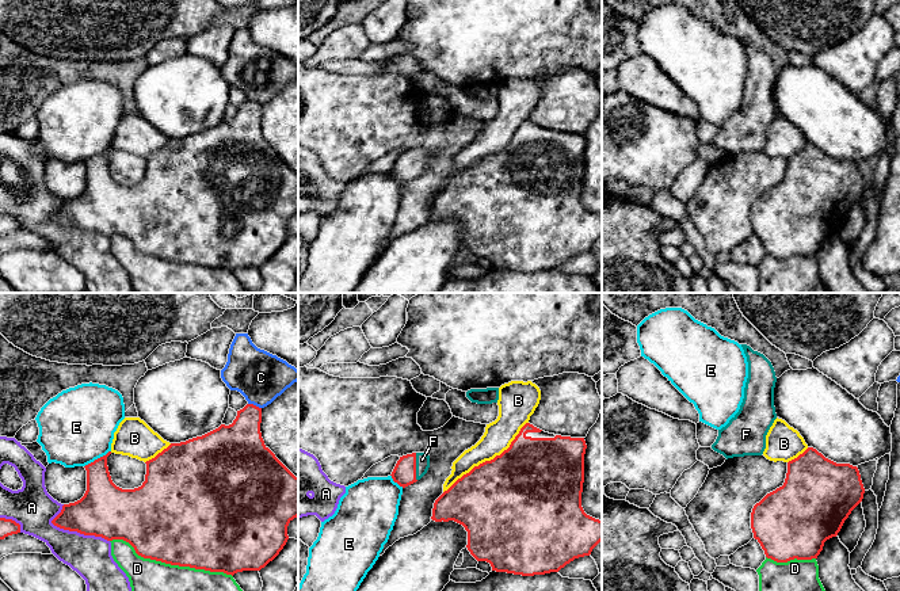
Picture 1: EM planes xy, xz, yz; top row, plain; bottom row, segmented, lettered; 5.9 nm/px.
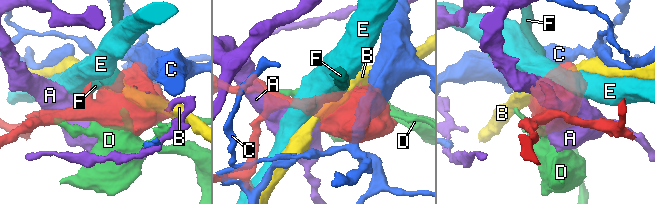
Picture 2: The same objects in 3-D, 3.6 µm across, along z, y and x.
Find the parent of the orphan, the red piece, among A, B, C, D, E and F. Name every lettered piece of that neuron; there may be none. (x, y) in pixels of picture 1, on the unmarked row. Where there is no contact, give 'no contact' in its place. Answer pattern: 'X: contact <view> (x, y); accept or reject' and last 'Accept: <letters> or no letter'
A: contact xy (80, 229); reject
B: contact xz (488, 157); reject
C: contact xy (255, 102); reject
D: contact xy (171, 260); reject
E: contact xy (98, 155); reject
F: contact xz (415, 163); accept
Accept: F

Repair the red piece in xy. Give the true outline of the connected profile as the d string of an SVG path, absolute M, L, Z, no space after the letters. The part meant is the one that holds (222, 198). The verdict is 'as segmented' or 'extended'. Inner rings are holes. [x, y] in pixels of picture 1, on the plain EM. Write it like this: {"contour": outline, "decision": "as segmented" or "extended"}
{"contour": "M247 100L243 106L237 107L237 113L232 121L221 121L218 125L202 133L197 133L180 140L171 140L155 155L145 159L145 178L141 183L134 186L122 186L112 179L107 163L107 153L111 150L111 148L108 148L106 152L84 163L87 167L87 187L84 192L75 199L64 201L61 209L52 217L52 220L64 226L77 228L84 232L102 233L107 237L123 236L134 244L138 252L171 262L190 263L210 268L224 268L232 272L243 267L260 267L283 245L289 236L287 222L294 214L298 213L298 174L295 174L264 141L260 129L260 119L262 104L253 100Z", "decision": "as segmented"}

